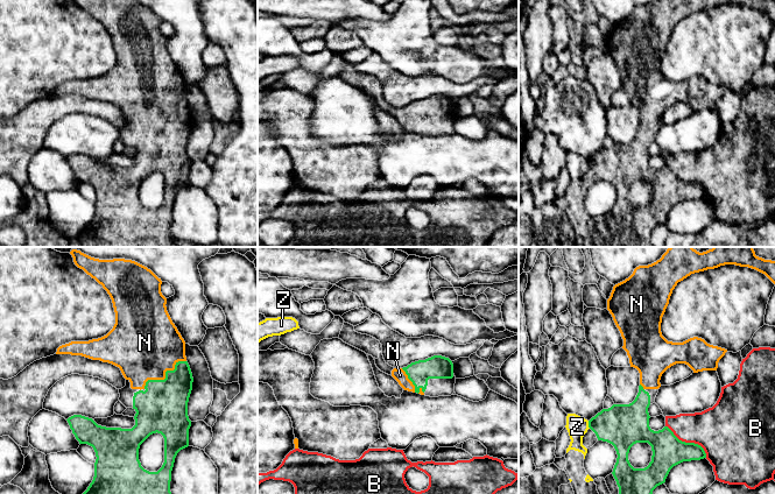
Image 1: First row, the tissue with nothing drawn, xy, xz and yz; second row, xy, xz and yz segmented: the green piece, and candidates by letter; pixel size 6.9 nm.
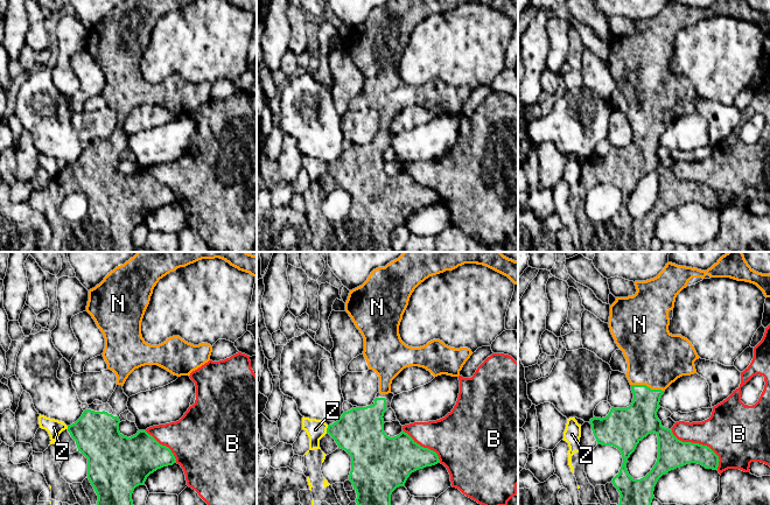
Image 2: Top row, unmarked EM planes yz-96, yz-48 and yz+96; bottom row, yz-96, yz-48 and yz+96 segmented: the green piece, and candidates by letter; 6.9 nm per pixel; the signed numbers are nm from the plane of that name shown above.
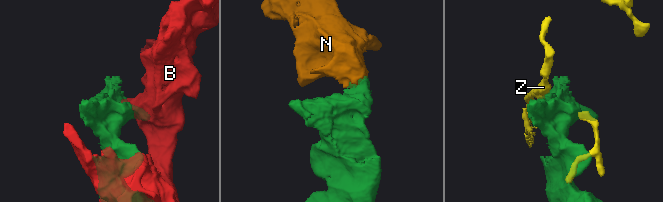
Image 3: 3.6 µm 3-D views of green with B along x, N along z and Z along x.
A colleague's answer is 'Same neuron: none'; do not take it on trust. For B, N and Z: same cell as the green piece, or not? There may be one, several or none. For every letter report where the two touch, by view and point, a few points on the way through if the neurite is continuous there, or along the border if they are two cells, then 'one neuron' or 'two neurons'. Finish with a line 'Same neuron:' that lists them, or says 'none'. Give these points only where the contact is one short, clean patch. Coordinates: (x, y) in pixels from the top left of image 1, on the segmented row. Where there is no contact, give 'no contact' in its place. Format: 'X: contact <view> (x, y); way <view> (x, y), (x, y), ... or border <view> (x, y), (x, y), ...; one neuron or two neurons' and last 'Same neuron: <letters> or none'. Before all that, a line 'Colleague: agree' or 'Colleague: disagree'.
Colleague: disagree
B: contact yz (689, 443); two neurons
N: contact xy (166, 376); way xy (162, 408), (166, 399), (166, 376), (146, 346); one neuron
Z: contact yz (589, 424); two neurons
Same neuron: N

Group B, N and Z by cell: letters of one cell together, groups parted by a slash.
B / N / Z

